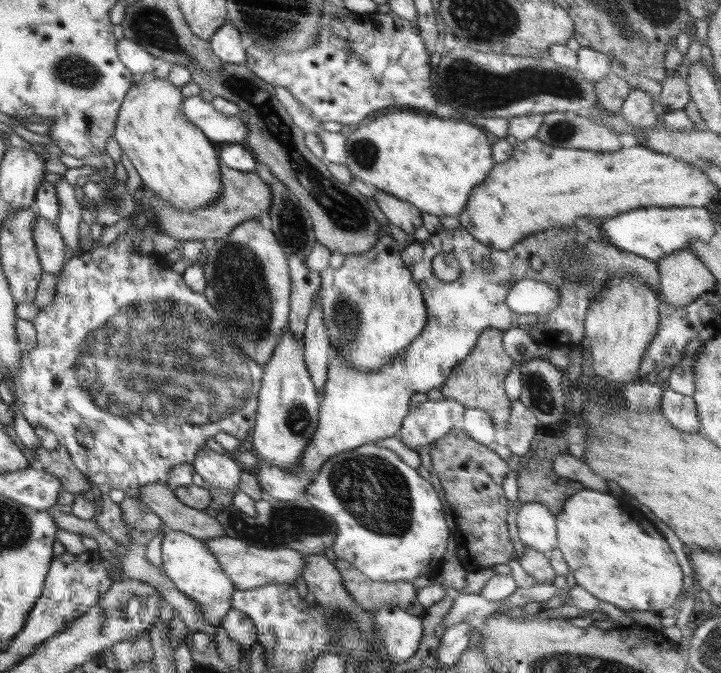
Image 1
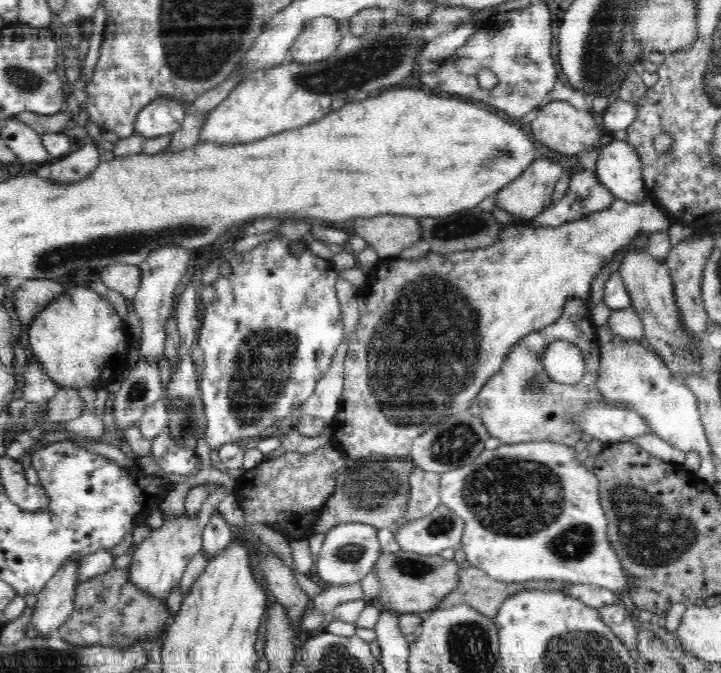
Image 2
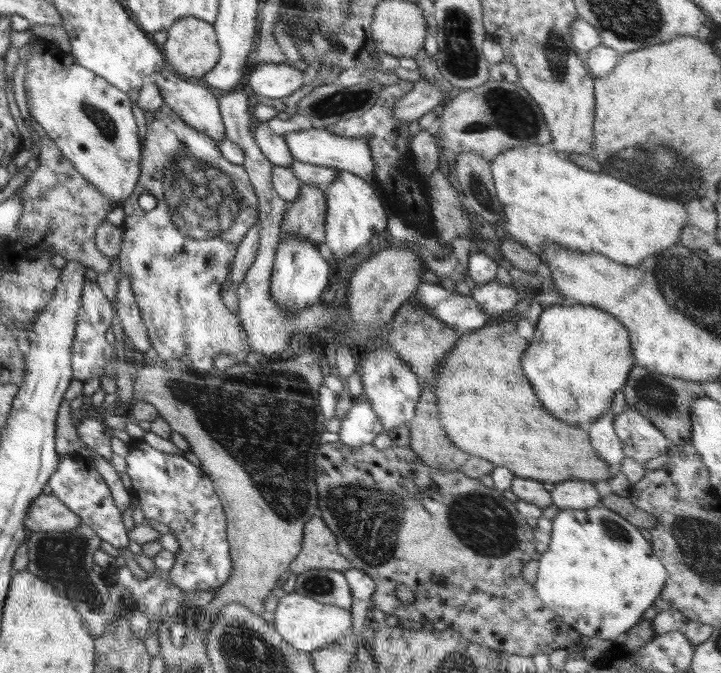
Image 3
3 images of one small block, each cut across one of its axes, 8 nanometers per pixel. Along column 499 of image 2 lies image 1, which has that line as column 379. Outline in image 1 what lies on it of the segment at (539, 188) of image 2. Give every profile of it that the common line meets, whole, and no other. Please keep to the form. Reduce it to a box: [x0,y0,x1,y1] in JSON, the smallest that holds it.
[374,192,423,234]

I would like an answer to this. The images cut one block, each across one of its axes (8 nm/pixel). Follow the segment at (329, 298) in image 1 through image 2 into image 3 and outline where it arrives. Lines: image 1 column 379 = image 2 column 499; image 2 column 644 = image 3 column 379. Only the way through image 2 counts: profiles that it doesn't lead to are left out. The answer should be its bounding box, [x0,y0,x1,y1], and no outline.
[324,169,390,262]

